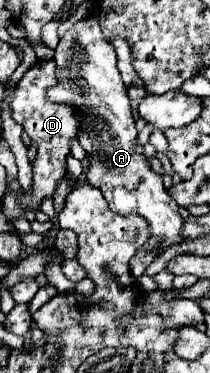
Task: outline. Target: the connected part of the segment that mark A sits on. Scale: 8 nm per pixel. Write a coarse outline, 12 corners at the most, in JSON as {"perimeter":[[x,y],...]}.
{"perimeter":[[97,18],[55,48],[47,100],[81,116],[89,184],[143,216],[161,252],[179,206],[137,144],[127,86]]}

